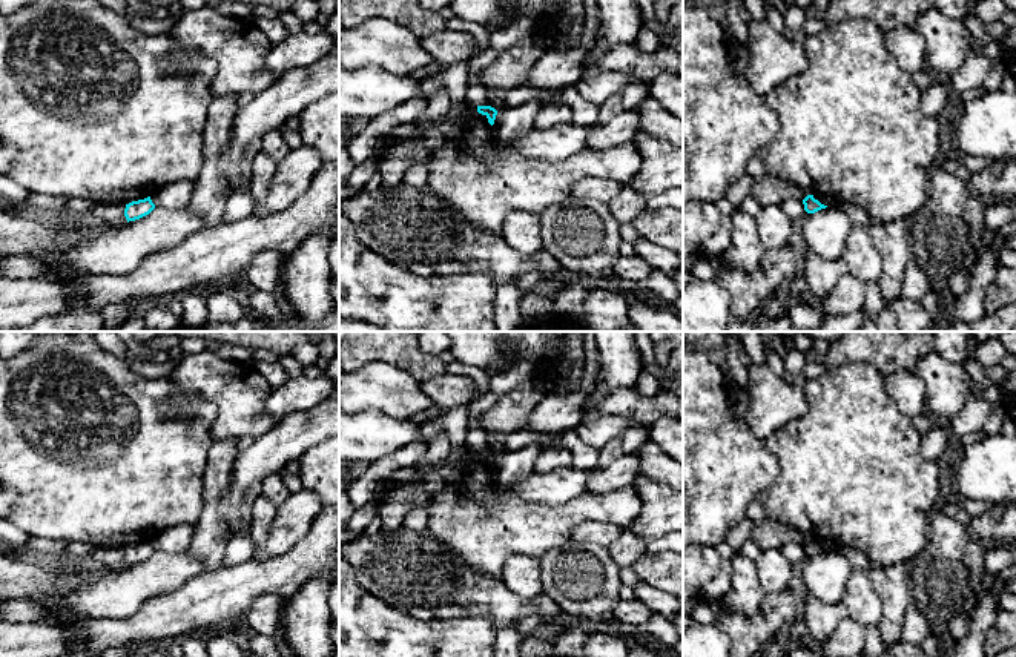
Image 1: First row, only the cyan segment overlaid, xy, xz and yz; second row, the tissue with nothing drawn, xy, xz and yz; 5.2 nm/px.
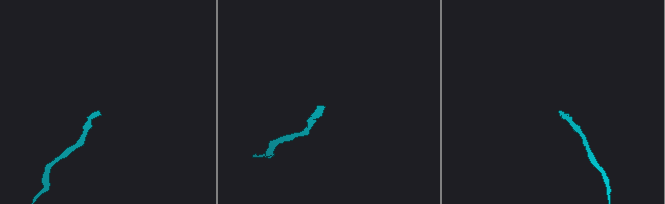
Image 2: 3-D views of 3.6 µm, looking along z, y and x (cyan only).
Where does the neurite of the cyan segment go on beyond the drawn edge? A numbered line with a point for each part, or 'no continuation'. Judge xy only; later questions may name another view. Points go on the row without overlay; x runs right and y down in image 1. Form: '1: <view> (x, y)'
no continuation

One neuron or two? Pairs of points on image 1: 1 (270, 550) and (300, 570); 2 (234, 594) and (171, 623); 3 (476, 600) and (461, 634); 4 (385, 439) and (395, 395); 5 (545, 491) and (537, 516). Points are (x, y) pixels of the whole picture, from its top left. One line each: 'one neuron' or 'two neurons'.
1: two neurons
2: one neuron
3: two neurons
4: two neurons
5: two neurons

